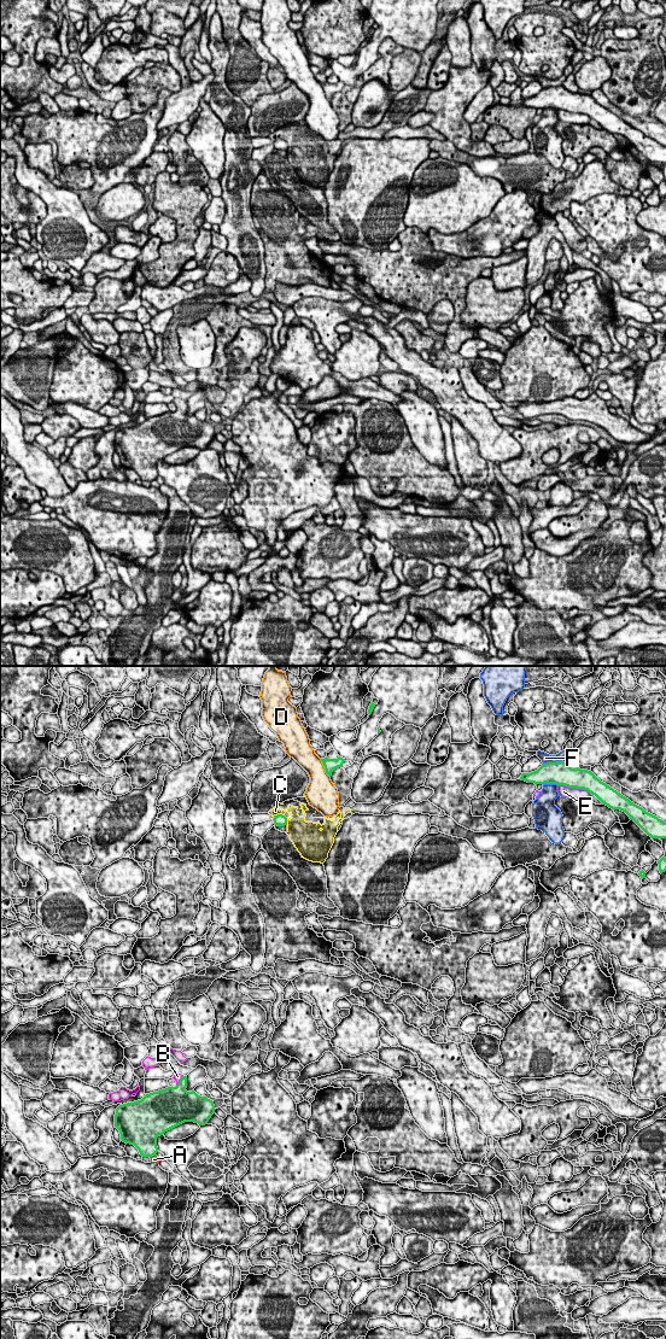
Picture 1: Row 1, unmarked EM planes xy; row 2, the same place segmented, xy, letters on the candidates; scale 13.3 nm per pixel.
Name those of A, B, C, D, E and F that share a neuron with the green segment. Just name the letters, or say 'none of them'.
B, F

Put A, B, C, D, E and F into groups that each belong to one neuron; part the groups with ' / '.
A / B F / C / D / E

